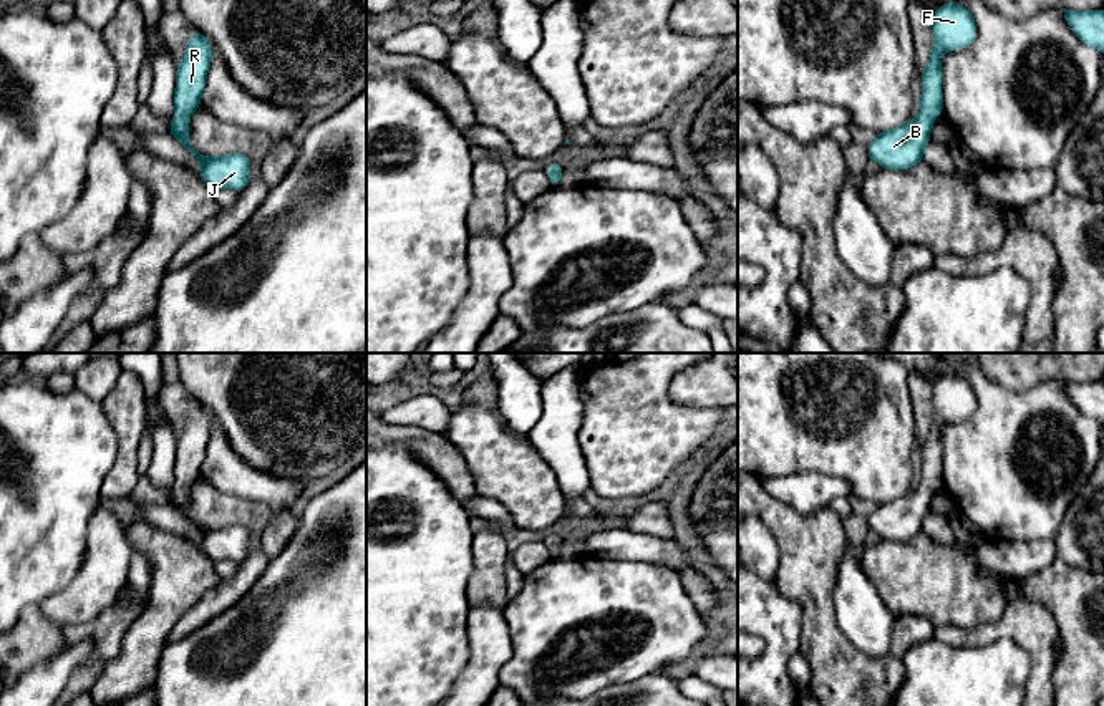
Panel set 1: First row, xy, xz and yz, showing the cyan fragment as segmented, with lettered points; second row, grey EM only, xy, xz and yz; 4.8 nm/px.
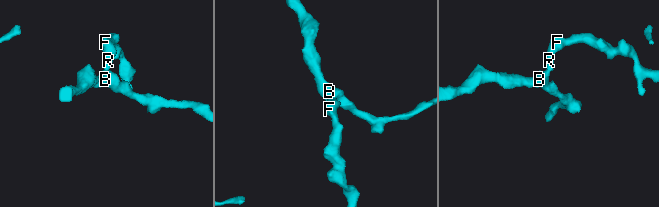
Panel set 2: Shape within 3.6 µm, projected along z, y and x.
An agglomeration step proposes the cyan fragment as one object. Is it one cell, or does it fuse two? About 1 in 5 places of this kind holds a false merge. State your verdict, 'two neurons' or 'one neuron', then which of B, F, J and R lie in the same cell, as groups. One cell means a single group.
one neuron; groups B F J R

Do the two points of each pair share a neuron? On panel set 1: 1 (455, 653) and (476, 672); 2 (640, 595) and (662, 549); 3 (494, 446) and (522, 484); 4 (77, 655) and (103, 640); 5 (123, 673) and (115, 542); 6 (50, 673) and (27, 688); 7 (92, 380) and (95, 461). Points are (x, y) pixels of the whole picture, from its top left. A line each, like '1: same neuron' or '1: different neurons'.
1: different neurons
2: different neurons
3: same neuron
4: different neurons
5: different neurons
6: same neuron
7: different neurons

